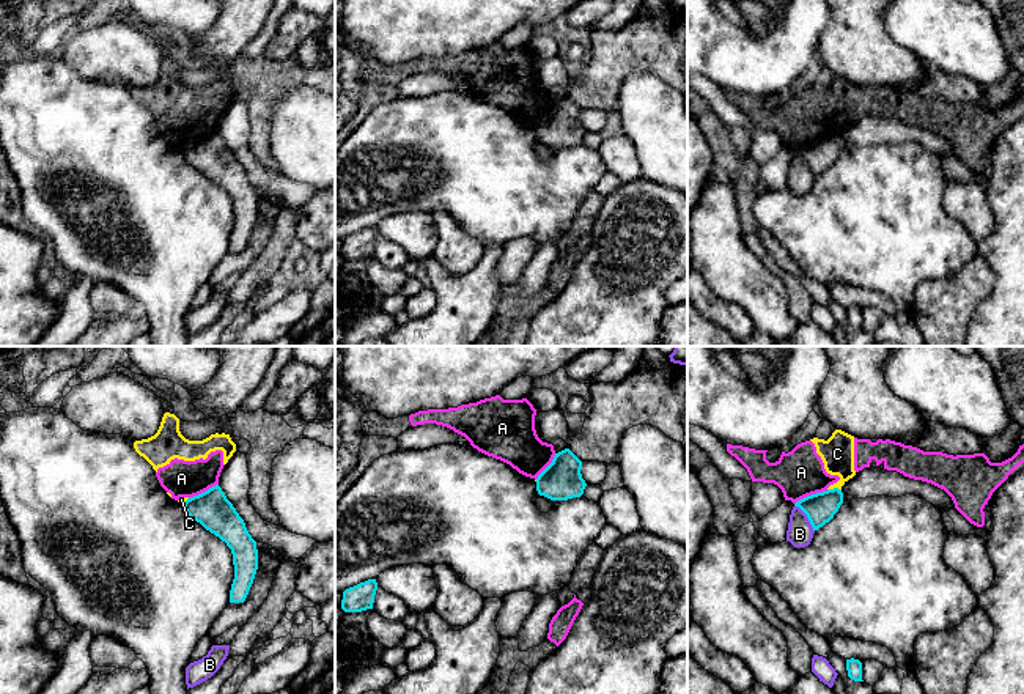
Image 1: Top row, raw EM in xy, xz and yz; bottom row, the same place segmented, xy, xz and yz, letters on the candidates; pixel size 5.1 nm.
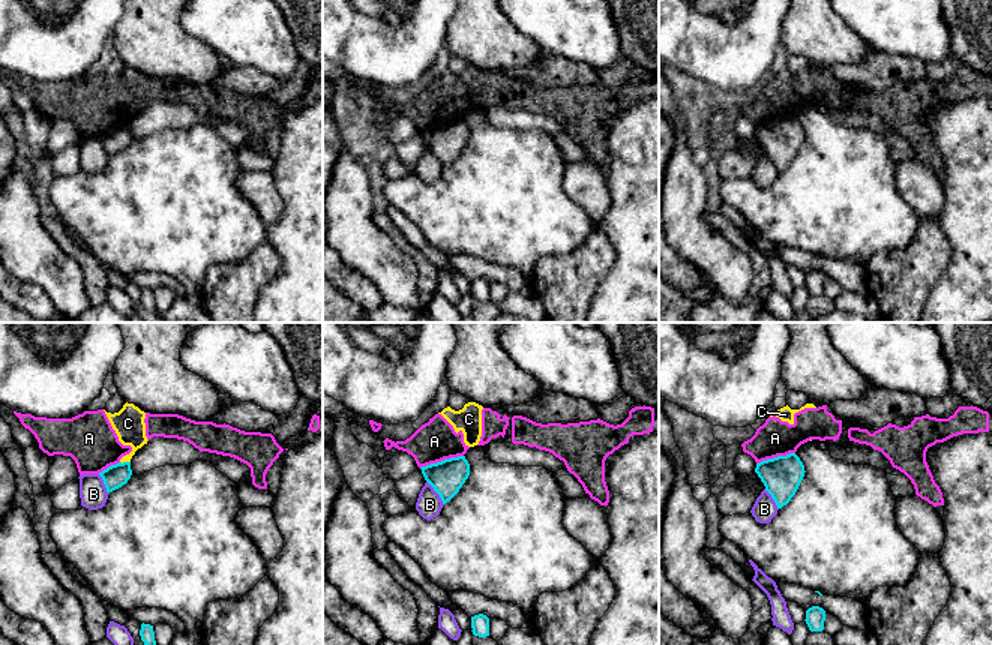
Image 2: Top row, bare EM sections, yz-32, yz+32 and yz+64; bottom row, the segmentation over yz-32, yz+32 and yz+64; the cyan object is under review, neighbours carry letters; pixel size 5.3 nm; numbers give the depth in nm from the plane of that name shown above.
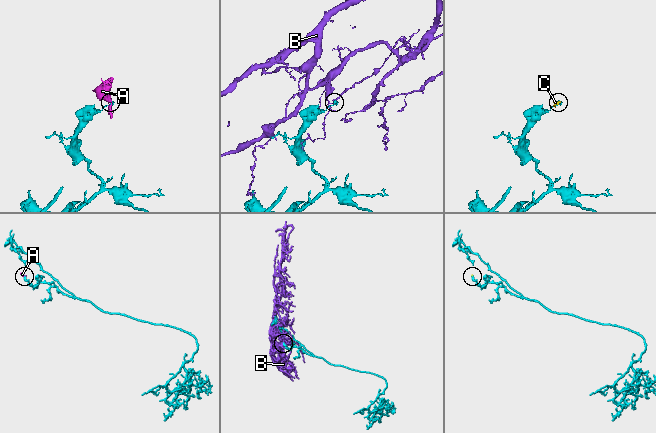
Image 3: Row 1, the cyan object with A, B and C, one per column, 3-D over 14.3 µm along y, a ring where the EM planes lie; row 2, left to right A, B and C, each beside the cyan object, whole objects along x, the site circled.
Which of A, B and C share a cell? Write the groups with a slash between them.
A C / B

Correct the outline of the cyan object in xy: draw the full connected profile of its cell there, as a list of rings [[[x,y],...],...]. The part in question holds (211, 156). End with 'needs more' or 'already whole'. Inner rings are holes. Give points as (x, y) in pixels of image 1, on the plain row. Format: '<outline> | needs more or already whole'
[[[219,132],[184,150],[186,161],[219,184],[233,201],[230,250],[244,250],[258,217],[256,189]]] | already whole

